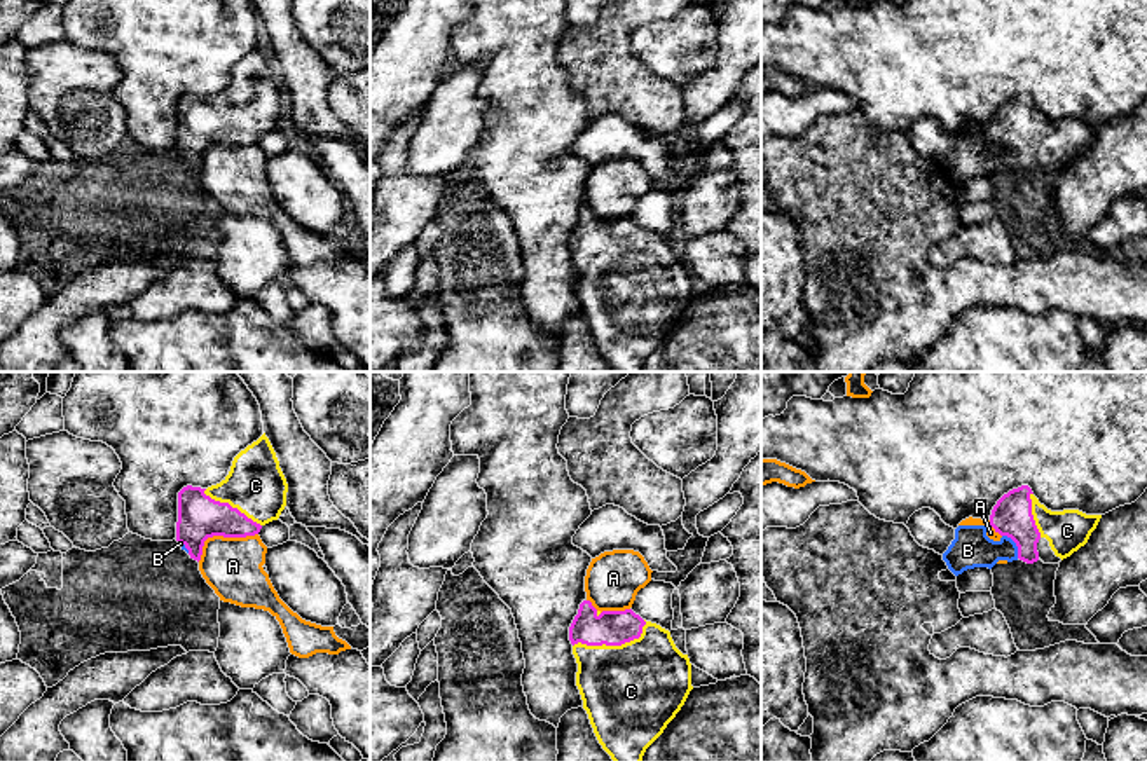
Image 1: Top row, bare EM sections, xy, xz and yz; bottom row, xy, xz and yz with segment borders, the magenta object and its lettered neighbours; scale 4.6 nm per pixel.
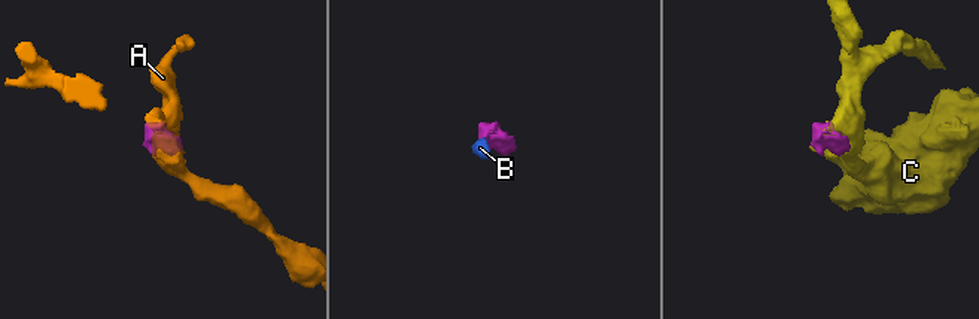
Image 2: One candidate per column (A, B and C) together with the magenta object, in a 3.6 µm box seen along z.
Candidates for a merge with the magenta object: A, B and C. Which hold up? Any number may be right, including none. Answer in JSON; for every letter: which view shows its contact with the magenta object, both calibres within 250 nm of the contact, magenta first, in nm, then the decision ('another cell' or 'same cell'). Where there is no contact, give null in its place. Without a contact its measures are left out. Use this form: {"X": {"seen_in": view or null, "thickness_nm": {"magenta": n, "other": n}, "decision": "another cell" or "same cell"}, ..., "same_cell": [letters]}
{"A": {"seen_in": "xy", "thickness_nm": {"magenta": 200, "other": 280}, "decision": "another cell"}, "B": {"seen_in": "yz", "thickness_nm": {"magenta": 180, "other": 180}, "decision": "same cell"}, "C": {"seen_in": "xz", "thickness_nm": {"magenta": 160, "other": 440}, "decision": "same cell"}, "same_cell": ["B", "C"]}

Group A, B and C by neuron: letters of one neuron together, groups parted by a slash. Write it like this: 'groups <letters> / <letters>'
groups A / B C

